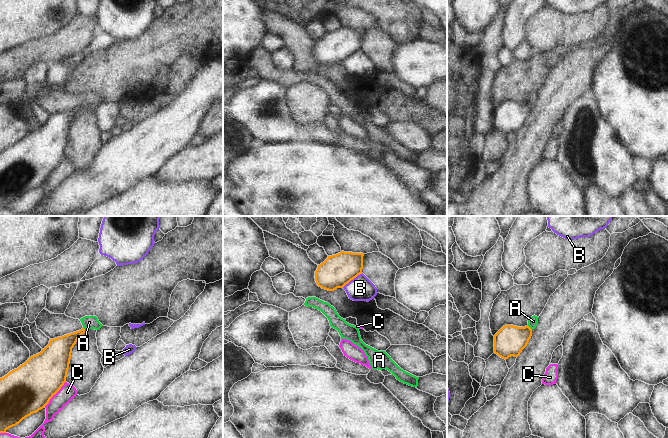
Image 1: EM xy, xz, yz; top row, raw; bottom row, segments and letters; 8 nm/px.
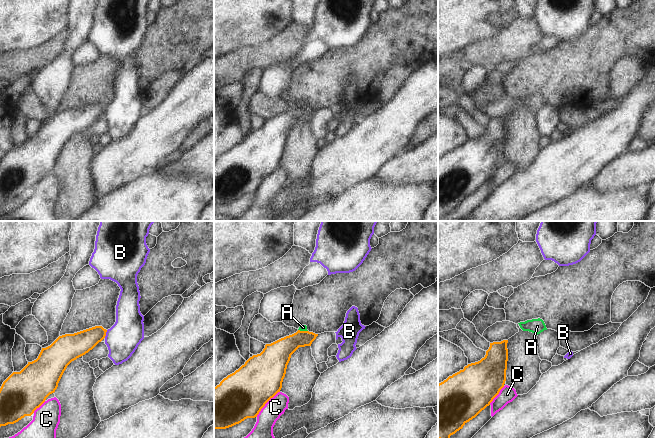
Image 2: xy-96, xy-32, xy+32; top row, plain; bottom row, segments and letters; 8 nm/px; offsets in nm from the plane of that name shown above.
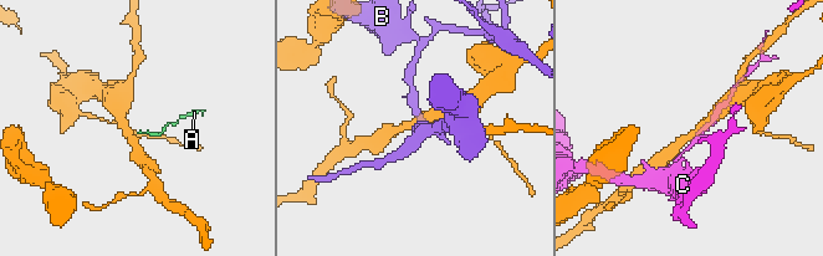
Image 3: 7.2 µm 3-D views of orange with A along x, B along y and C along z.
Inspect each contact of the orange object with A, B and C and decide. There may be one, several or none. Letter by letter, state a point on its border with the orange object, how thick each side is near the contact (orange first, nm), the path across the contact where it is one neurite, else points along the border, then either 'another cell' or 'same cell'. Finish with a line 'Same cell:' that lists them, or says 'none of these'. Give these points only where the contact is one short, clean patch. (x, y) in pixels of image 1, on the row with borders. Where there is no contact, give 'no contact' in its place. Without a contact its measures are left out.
A: meets orange in yz at (529, 327); 240 nm thick on the orange side, 80 nm on the other; border along yz (527, 325), (531, 329); another cell
B: meets orange in xz at (352, 279); 260 nm thick on the orange side, 190 nm on the other; another cell
C: meets orange in xy at (55, 393); 380 nm thick on the orange side, 130 nm on the other; another cell
Same cell: none of these

